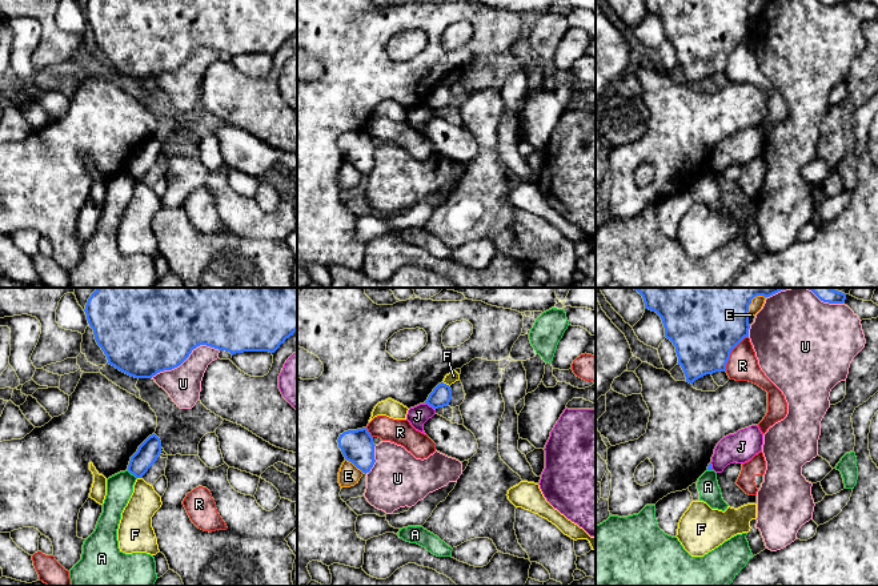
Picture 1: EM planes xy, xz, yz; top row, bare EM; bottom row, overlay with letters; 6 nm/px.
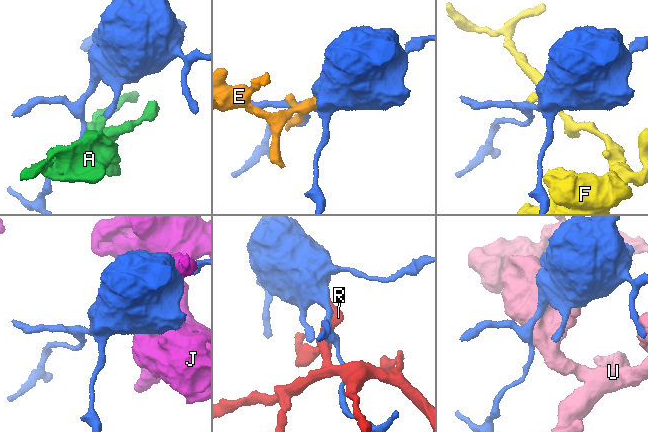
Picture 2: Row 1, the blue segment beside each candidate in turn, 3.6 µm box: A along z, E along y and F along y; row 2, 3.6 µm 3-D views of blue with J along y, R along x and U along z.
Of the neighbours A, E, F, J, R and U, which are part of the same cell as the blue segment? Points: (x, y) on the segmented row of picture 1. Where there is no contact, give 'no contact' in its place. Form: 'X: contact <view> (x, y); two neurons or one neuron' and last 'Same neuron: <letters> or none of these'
A: contact xy (132, 473); two neurons
E: contact xz (355, 465); two neurons
F: contact xz (445, 384); two neurons
J: contact xz (431, 405); two neurons
R: contact yz (730, 352); two neurons
U: contact xy (185, 358); two neurons
Same neuron: none of these

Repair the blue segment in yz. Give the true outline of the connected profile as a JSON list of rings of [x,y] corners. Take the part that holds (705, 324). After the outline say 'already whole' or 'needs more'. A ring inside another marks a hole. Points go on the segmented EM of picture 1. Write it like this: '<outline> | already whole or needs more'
[[[633,288],[663,324],[665,337],[675,346],[678,365],[691,384],[715,372],[726,372],[731,350],[749,337],[749,305],[757,296],[770,297],[791,288]]] | already whole

